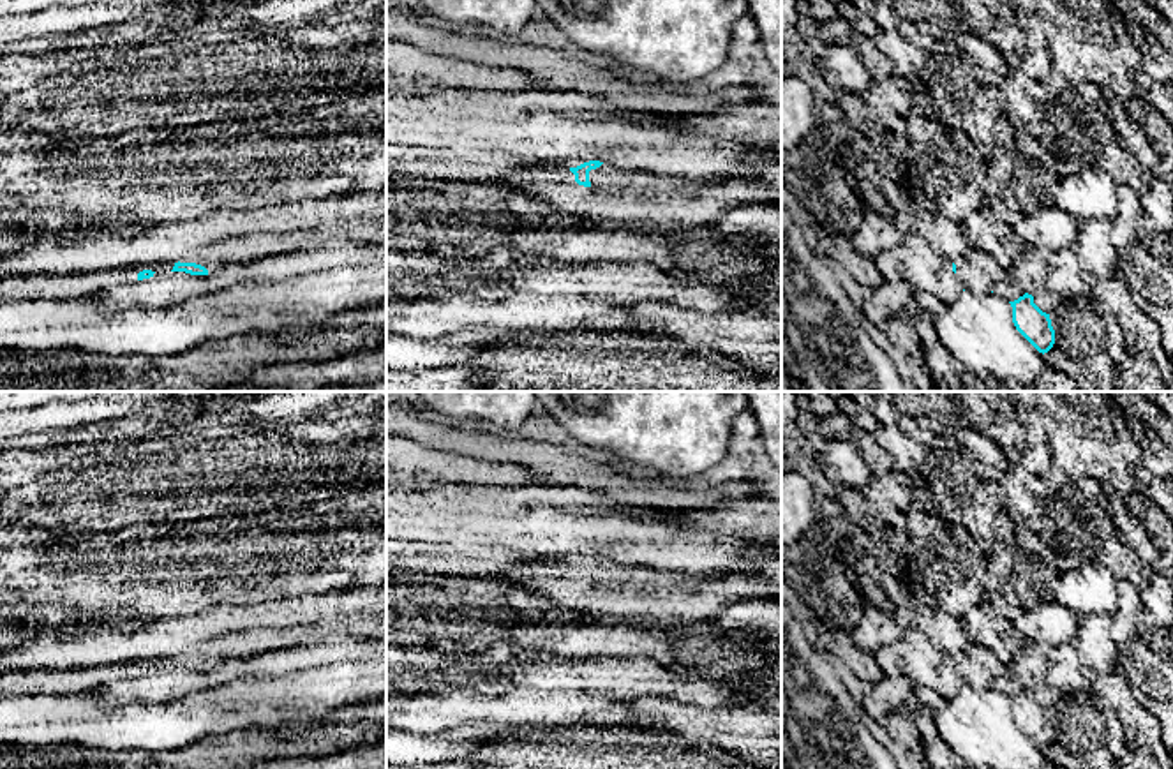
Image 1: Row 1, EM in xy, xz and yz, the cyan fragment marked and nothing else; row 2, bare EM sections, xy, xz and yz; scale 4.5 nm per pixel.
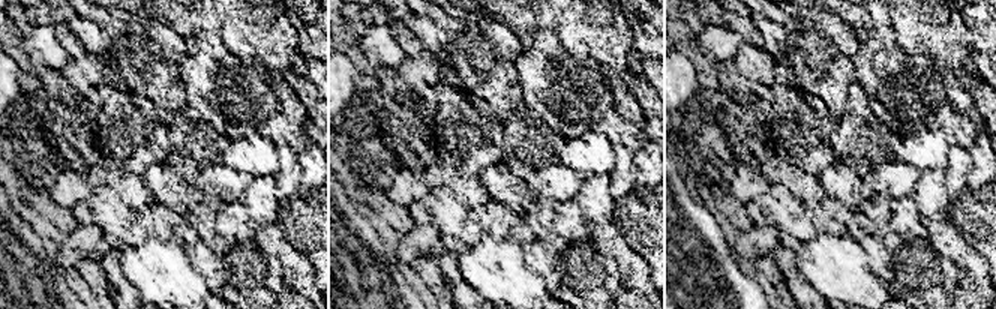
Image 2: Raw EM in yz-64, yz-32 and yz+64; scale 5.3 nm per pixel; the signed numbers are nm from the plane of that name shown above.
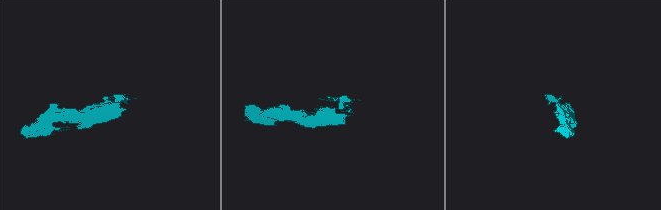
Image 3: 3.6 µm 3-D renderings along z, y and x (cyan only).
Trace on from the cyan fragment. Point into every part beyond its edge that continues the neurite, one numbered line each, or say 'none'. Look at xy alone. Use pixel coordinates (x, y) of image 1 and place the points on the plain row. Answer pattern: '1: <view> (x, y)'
none

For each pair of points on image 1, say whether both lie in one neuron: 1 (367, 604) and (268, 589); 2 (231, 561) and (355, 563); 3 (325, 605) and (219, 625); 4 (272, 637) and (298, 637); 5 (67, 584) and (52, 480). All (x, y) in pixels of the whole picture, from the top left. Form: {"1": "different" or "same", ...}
{"1": "different", "2": "same", "3": "same", "4": "same", "5": "different"}

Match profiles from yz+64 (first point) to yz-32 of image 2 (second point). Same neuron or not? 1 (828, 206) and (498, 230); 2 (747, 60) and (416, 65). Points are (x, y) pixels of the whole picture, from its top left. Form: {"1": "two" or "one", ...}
{"1": "one", "2": "one"}

